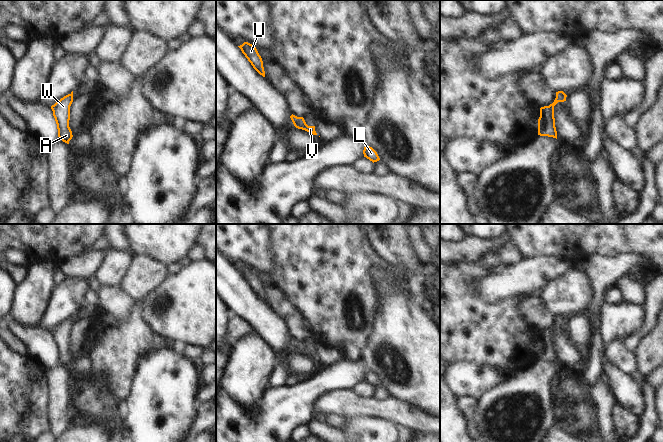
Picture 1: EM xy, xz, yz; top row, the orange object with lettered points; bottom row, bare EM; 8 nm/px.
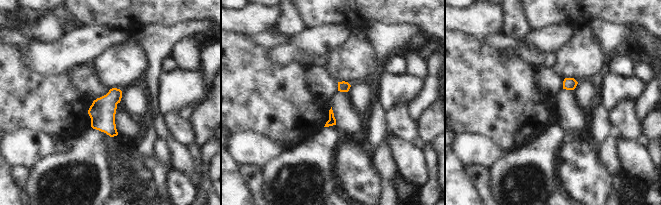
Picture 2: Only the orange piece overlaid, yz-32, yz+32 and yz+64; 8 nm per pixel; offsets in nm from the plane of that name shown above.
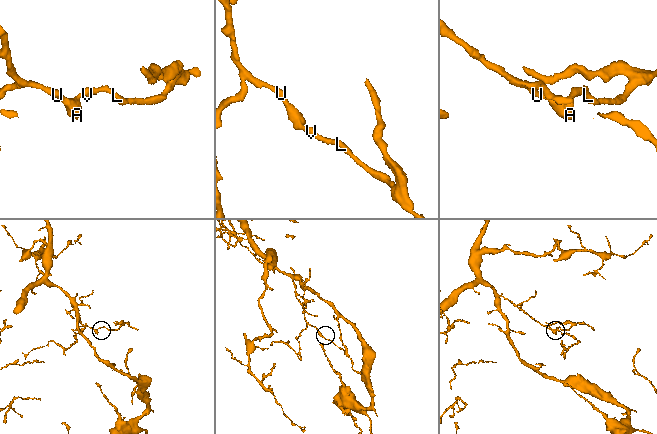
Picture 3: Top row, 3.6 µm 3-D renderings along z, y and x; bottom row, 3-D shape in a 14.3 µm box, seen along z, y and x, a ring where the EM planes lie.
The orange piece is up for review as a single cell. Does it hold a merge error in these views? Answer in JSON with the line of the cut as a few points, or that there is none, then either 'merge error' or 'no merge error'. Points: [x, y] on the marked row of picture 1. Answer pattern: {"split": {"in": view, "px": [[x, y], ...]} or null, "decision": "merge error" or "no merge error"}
{"split": null, "decision": "no merge error"}

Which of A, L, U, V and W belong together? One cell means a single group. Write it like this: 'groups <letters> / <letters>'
groups A L U V W

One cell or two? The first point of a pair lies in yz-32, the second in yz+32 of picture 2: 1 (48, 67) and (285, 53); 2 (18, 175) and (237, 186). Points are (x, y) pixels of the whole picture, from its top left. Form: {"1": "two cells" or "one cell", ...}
{"1": "one cell", "2": "two cells"}

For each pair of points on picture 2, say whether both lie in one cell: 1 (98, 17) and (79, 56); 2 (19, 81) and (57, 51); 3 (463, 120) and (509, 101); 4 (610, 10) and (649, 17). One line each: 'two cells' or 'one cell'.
1: two cells
2: two cells
3: one cell
4: one cell

